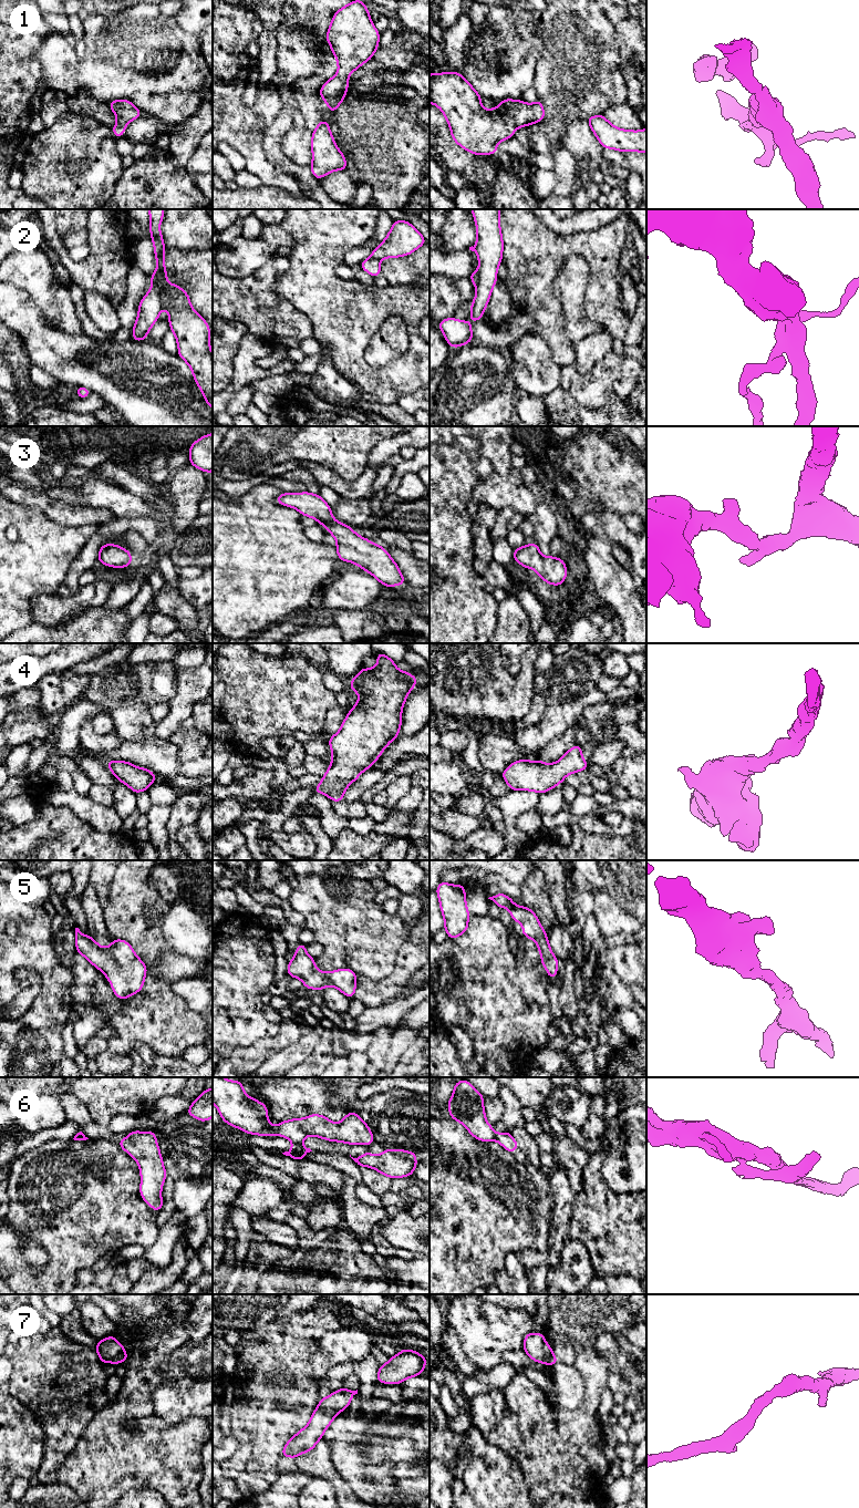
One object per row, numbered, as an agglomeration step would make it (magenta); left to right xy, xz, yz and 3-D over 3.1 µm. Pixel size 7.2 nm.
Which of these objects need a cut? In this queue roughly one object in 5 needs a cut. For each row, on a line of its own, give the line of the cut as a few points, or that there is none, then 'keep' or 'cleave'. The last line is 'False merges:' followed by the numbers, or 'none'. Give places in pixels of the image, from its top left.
1: no cut | keep
2: no cut | keep
3: no cut | keep
4: no cut | keep
5: no cut | keep
6: xz (293, 1142), (300, 1144) | cleave
7: no cut | keep
False merges: 6

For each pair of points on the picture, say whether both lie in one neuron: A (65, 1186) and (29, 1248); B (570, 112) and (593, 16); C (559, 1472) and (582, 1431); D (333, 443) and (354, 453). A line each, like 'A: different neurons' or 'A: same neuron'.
A: different neurons
B: same neuron
C: same neuron
D: same neuron

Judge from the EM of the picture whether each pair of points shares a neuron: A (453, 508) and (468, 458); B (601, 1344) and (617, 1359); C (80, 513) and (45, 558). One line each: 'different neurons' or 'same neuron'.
A: same neuron
B: same neuron
C: different neurons

